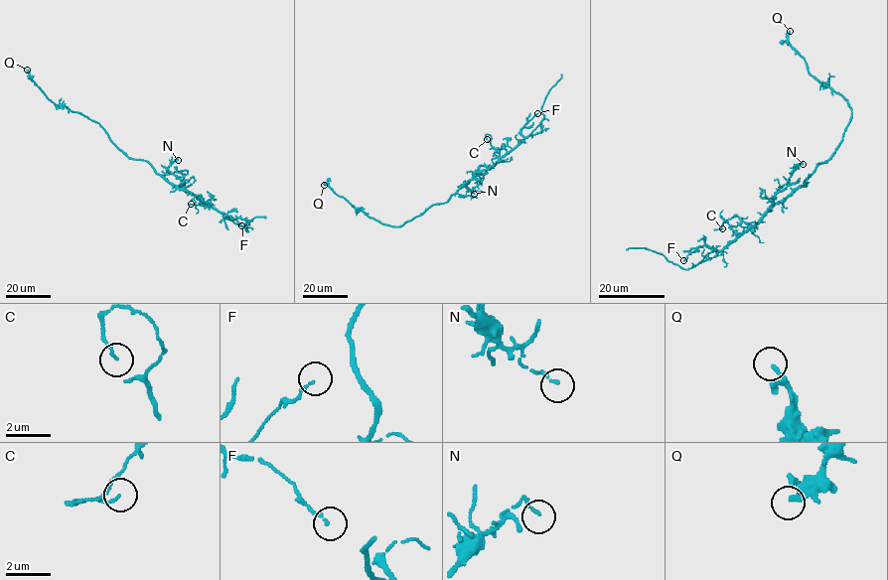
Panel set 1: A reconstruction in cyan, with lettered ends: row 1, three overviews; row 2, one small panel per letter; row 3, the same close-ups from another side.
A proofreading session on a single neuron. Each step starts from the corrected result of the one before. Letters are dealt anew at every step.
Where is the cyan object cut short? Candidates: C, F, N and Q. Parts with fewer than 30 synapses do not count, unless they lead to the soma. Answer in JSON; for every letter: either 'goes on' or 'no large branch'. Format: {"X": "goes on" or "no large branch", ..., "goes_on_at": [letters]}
{"C": "no large branch", "F": "no large branch", "N": "no large branch", "Q": "no large branch", "goes_on_at": []}

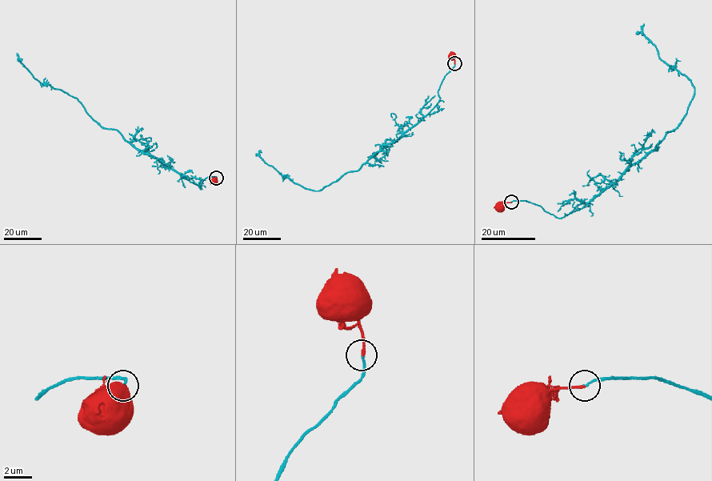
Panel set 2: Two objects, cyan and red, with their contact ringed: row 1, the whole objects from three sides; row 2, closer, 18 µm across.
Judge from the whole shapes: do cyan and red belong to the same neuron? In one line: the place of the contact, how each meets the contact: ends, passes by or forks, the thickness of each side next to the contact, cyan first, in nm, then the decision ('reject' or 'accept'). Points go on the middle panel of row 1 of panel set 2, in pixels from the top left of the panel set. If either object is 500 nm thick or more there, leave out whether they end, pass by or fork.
place (454, 63); cyan ends; red ends; calibres 140 and 200 nm; accept

